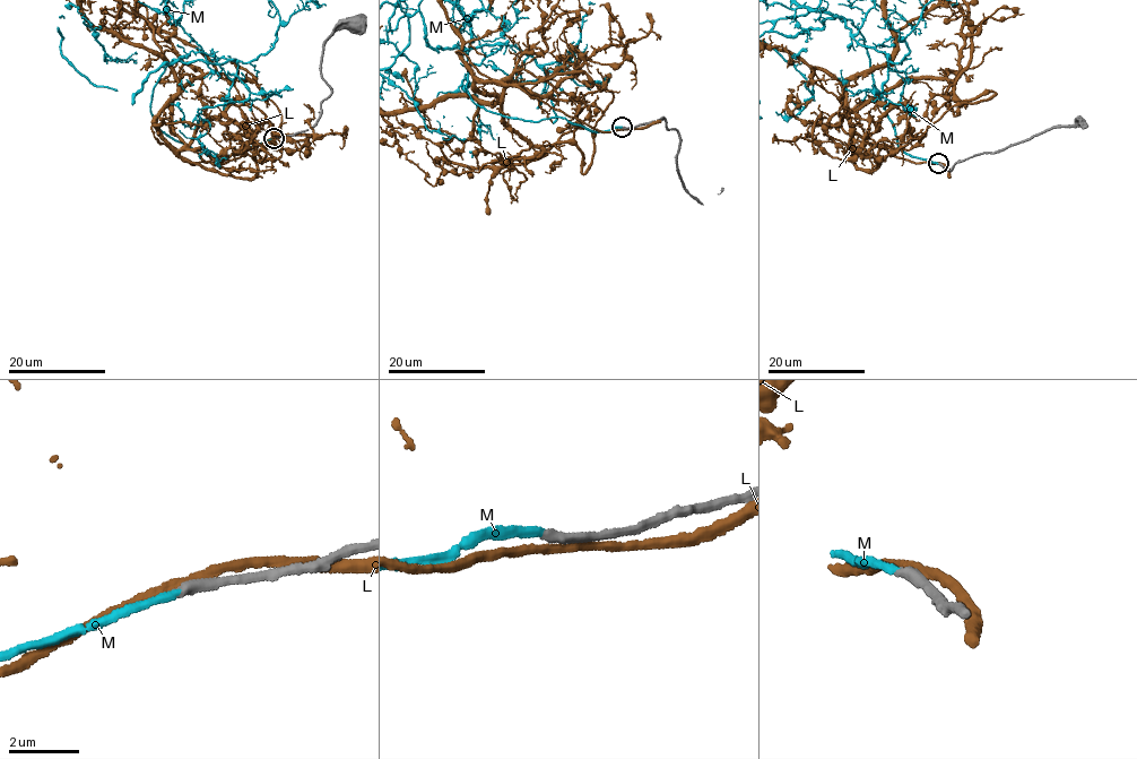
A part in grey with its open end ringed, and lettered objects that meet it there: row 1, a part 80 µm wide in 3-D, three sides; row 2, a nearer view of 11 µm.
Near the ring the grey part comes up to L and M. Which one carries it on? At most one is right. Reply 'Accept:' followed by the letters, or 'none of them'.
Accept: M

